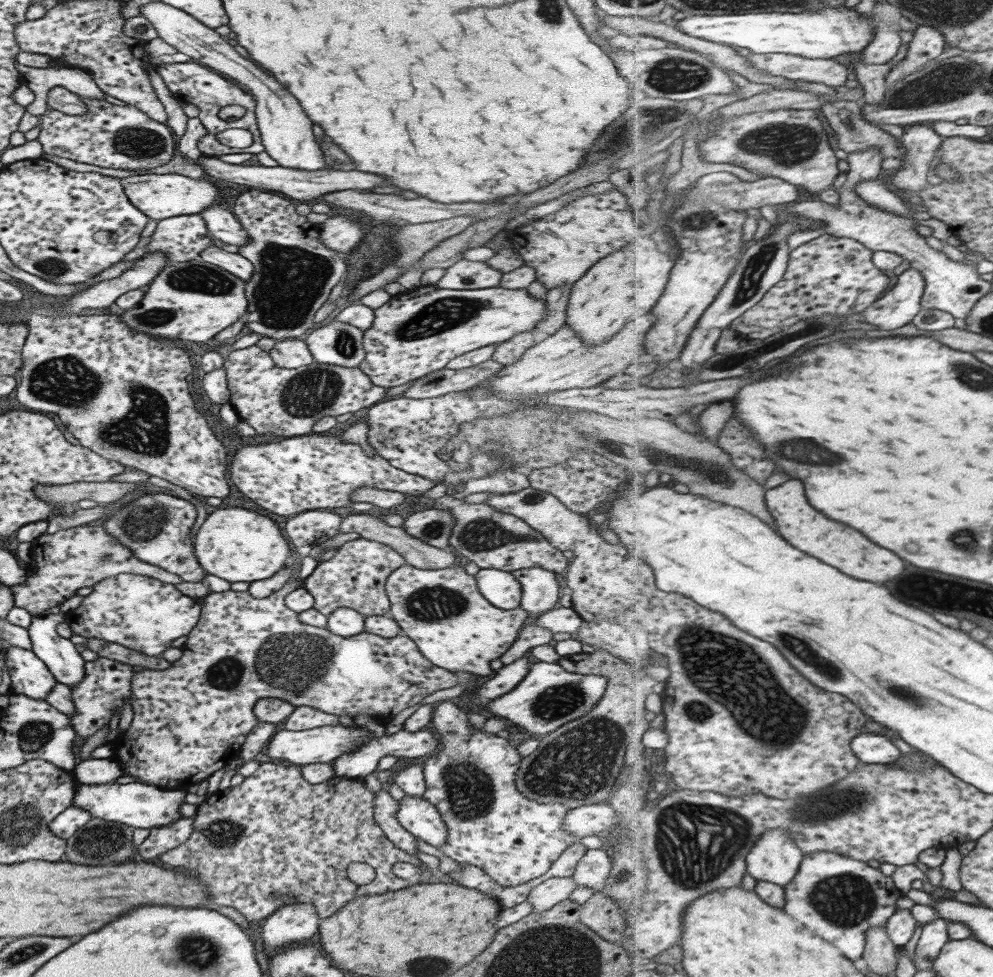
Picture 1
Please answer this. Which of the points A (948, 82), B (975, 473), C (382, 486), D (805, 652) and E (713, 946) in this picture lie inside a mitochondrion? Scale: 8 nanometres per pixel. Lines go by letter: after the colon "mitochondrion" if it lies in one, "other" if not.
A: mitochondrion
B: other
C: other
D: mitochondrion
E: other

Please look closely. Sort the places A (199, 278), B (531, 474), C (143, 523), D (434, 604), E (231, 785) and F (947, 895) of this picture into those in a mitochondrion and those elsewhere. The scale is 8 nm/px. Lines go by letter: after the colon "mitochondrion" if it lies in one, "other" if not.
A: mitochondrion
B: other
C: mitochondrion
D: mitochondrion
E: other
F: other

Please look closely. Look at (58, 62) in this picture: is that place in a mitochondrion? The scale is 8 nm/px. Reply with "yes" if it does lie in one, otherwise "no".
no

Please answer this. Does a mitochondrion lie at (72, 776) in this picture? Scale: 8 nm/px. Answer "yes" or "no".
no

